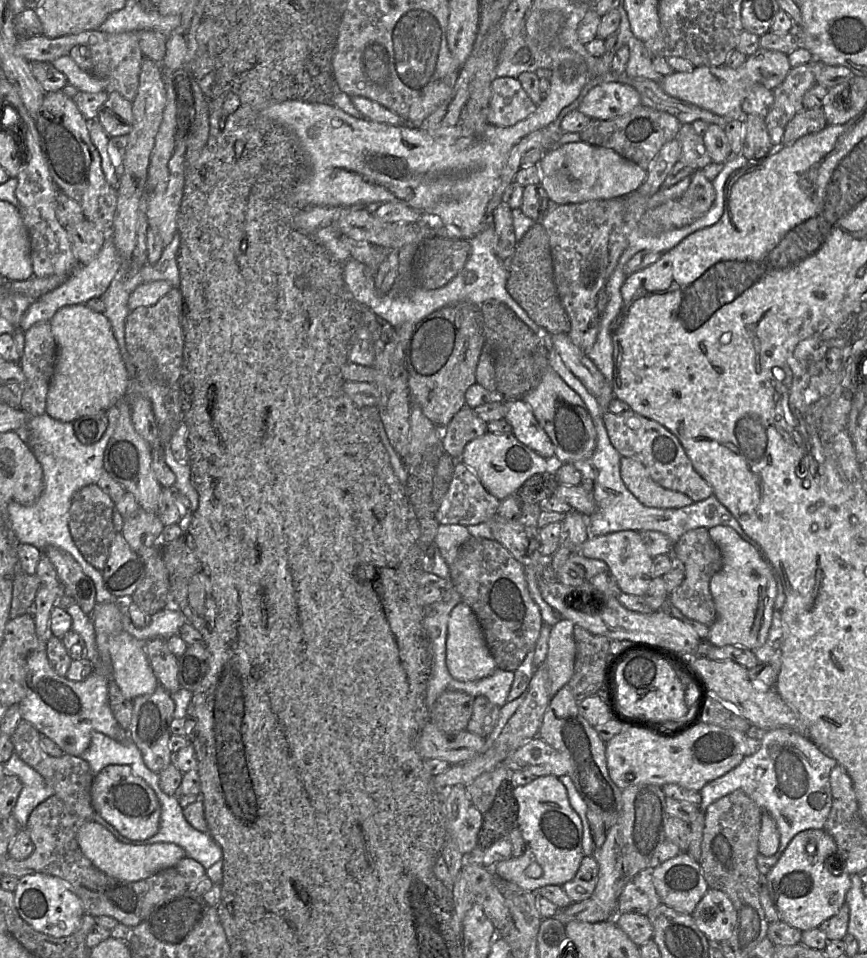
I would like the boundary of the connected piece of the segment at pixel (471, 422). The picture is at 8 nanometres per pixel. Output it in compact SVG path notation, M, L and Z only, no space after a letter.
M464 406L442 430L443 451L450 457L459 459L466 444L486 432L487 423L475 413L474 409Z

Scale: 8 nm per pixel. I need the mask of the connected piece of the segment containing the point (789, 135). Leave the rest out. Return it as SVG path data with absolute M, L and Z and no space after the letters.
M822 107L803 109L786 125L782 145L790 145L801 137L818 132L827 126Z

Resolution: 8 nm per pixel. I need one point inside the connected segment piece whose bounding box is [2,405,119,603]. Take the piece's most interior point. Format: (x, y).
(67, 464)

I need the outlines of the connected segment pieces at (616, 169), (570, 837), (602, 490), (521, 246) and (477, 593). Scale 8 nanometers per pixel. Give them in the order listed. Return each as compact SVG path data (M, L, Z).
M582 140L546 150L539 162L539 168L541 185L549 199L558 205L625 197L636 191L647 178L645 169L614 150Z
M553 775L536 777L529 784L513 789L518 803L517 826L525 841L525 852L520 857L511 857L496 863L491 871L508 882L515 883L524 890L536 892L547 885L563 886L572 880L584 857L582 848L583 827L579 815L571 807L567 790L558 777Z
M554 349L549 351L549 365L584 401L597 434L596 447L593 454L587 459L573 462L574 467L580 471L582 477L589 478L593 481L592 495L596 503L596 510L588 516L590 536L606 535L623 530L634 530L638 532L652 530L665 534L675 544L689 530L698 527L709 529L717 525L724 525L733 528L745 541L751 543L759 550L759 544L743 530L732 513L714 494L704 500L693 501L692 504L682 508L657 508L642 504L628 490L621 478L620 459L622 456L610 442L602 420L602 411L596 397L569 370Z
M535 223L519 240L507 268L507 290L527 315L549 335L568 334L570 320L558 295L549 237L541 223Z
M471 536L462 545L457 559L450 566L450 575L462 602L469 605L475 613L498 668L514 672L527 653L534 650L543 623L540 609L530 596L524 566L498 541Z

